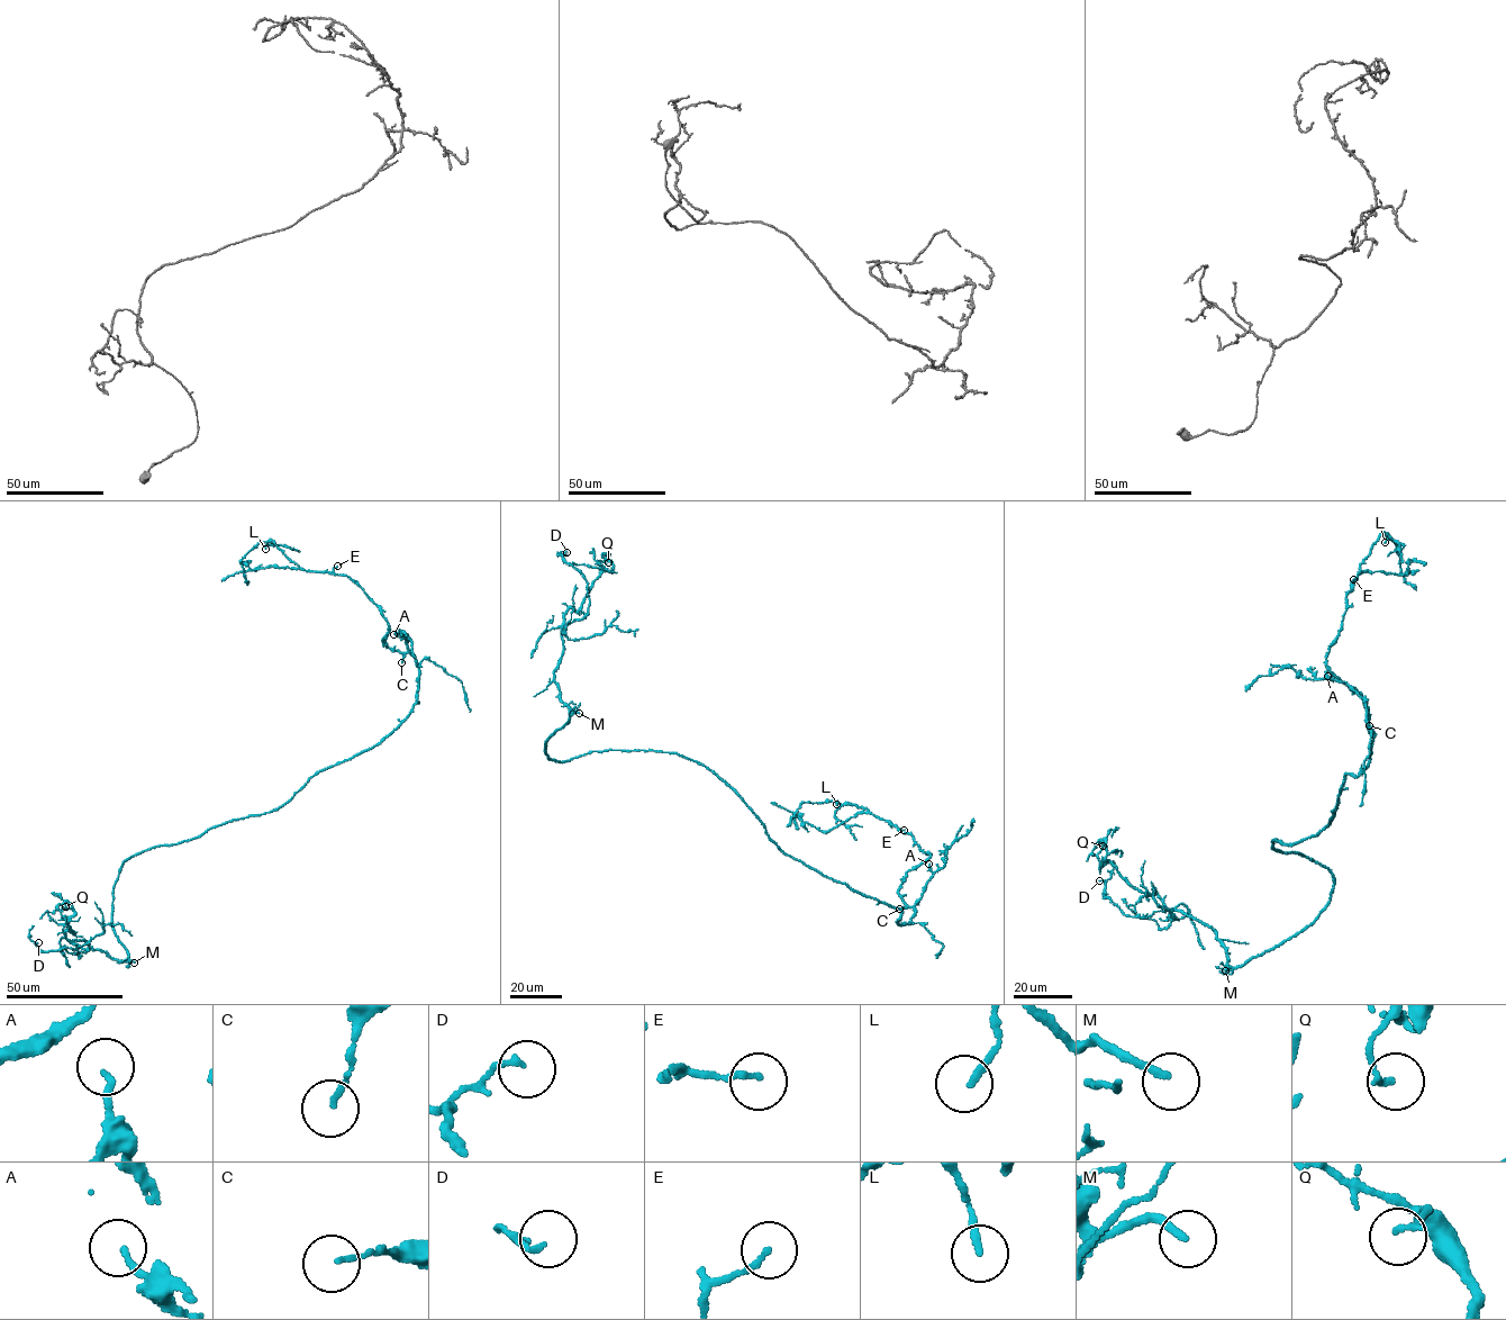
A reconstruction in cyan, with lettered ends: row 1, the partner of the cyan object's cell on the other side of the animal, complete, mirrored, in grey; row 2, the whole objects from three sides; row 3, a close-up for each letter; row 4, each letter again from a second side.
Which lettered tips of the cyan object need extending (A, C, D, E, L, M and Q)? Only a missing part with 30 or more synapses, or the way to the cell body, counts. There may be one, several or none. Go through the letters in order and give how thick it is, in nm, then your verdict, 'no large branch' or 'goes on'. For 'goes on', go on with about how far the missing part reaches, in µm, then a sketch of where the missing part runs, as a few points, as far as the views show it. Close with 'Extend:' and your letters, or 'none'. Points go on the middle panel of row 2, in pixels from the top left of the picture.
A: 150 nm thick; no large branch
C: 110 nm thick; no large branch
D: 140 nm thick; no large branch
E: 130 nm thick; no large branch
L: 180 nm thick; no large branch
M: 180 nm thick; goes on; about 110 µm are missing; missing branch runs (579, 713), (599, 731), (608, 731), (561, 688), (547, 661), (541, 663), (545, 668)
Q: 140 nm thick; no large branch
Extend: M

